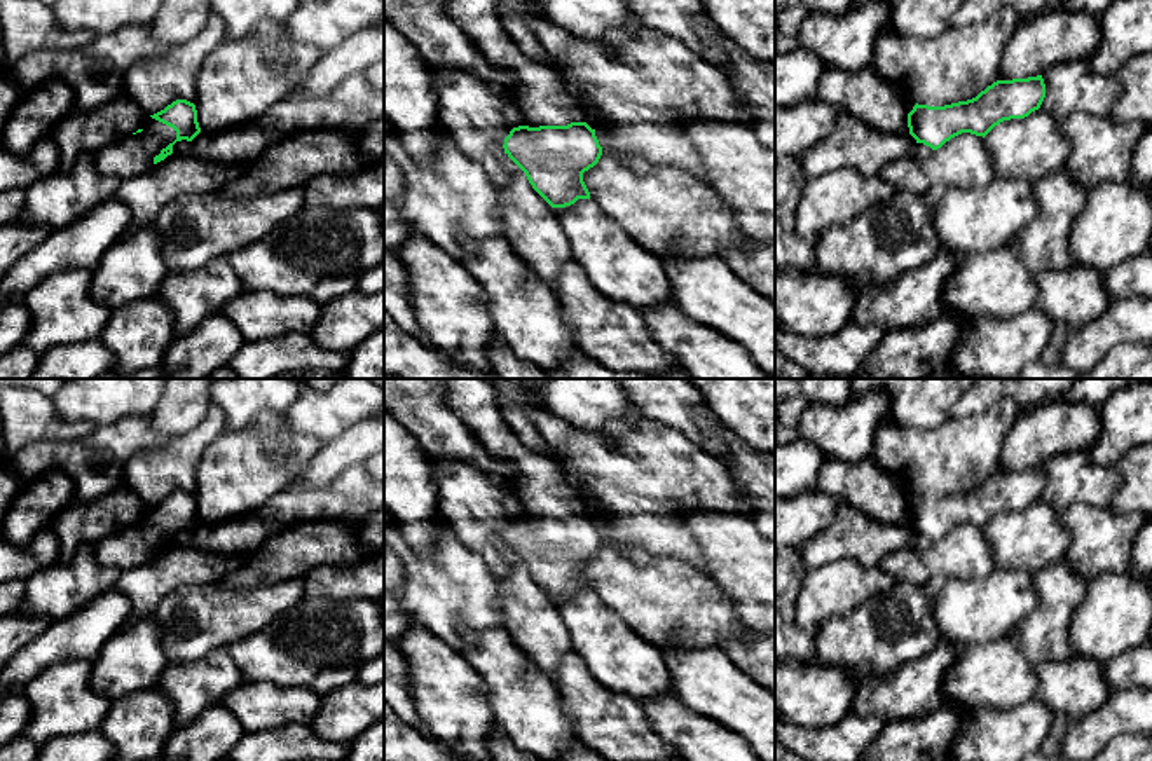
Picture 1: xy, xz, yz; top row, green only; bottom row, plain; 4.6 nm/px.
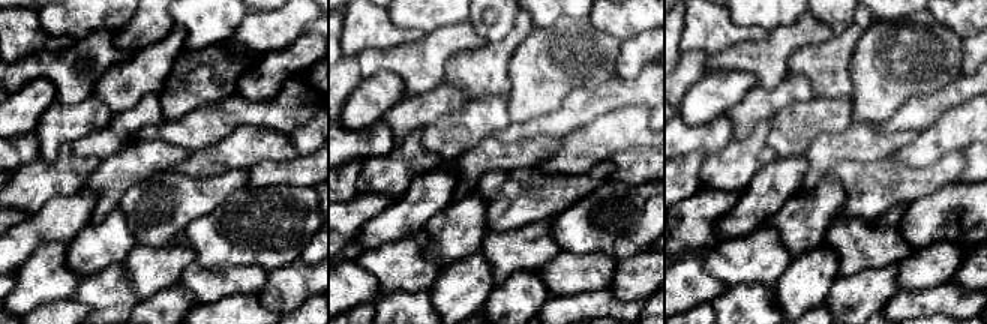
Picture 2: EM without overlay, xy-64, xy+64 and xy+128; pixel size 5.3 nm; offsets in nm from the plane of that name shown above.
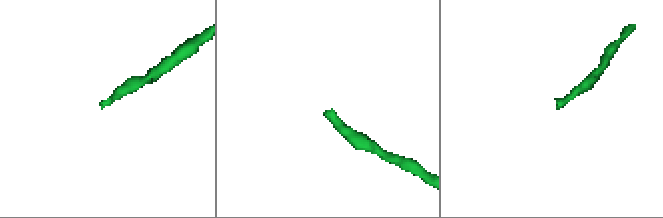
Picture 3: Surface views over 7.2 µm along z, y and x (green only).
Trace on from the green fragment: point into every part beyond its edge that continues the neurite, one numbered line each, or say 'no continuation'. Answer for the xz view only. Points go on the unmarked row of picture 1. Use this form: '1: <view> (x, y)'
1: xz (543, 491)

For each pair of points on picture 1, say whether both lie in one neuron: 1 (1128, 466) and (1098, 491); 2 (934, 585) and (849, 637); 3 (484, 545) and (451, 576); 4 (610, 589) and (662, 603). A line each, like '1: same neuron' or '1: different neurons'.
1: different neurons
2: same neuron
3: different neurons
4: same neuron

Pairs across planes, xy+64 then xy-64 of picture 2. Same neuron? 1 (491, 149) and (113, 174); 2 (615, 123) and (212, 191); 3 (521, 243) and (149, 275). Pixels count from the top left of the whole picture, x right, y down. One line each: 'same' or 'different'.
1: same
2: different
3: same

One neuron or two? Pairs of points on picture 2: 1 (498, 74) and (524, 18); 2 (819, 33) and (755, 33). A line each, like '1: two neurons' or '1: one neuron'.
1: one neuron
2: two neurons

